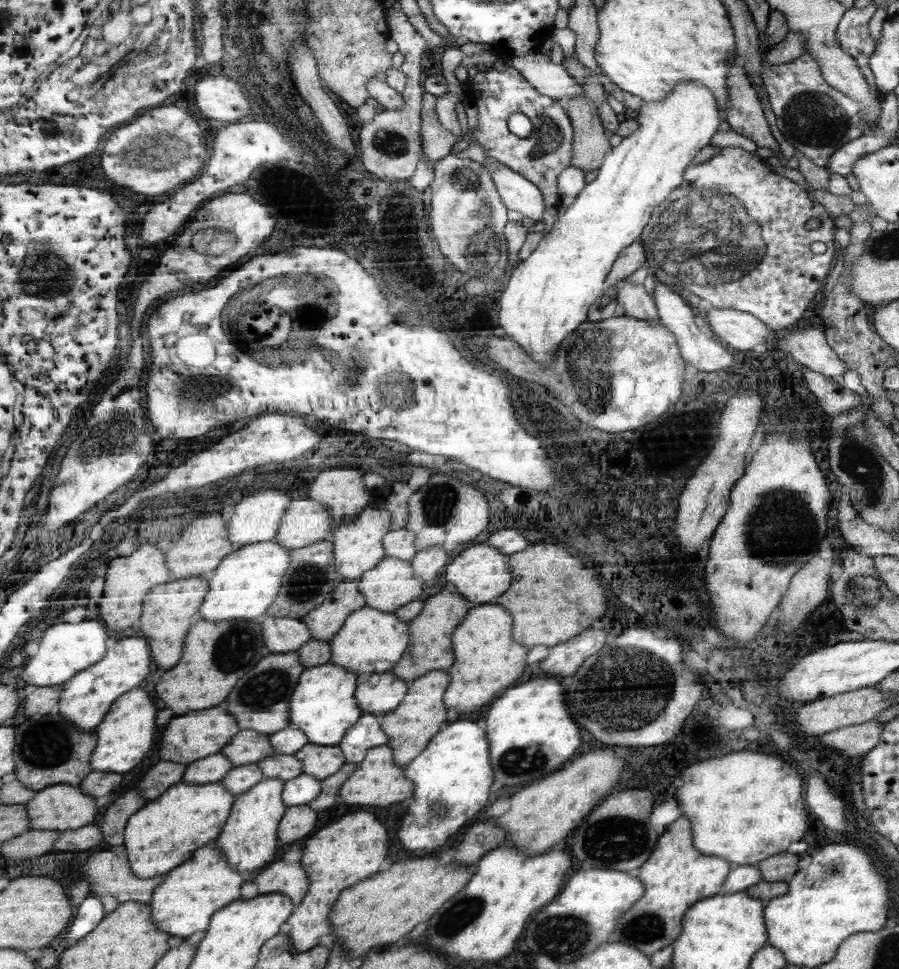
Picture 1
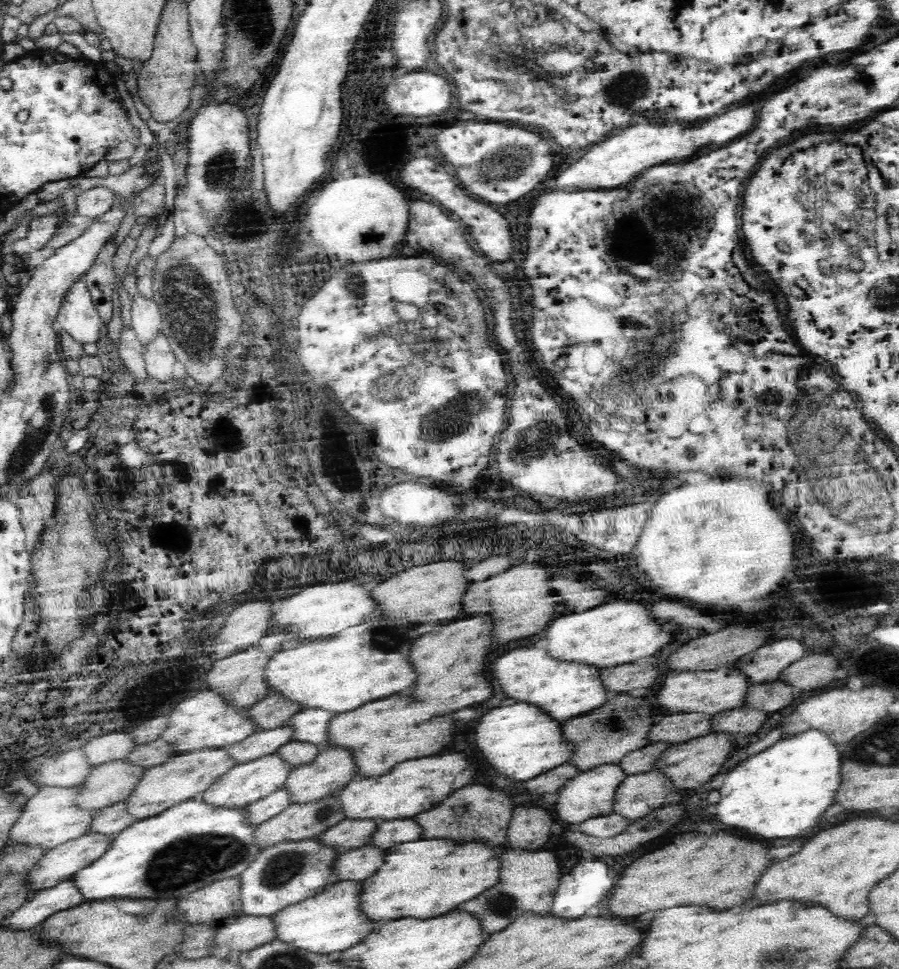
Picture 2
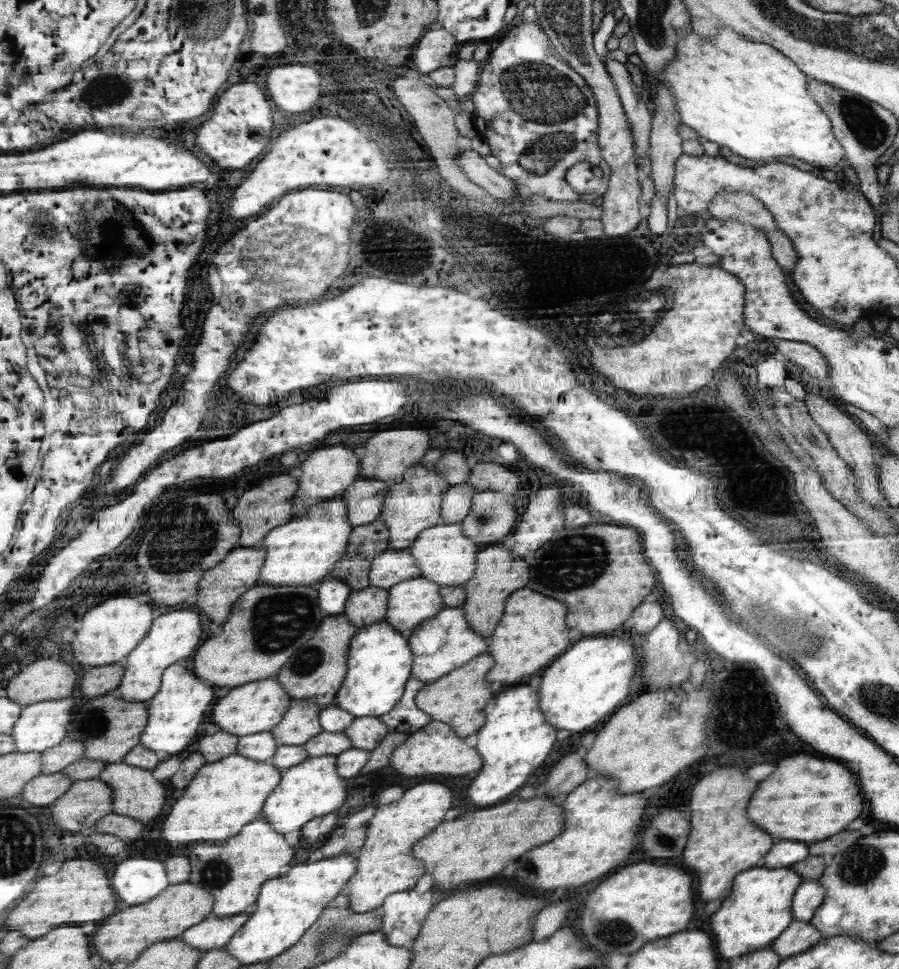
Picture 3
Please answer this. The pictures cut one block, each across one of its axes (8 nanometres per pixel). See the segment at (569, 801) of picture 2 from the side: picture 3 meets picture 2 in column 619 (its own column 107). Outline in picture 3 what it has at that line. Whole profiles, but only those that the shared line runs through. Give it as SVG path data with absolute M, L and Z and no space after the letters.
M122 761L106 765L102 769L102 773L98 775L98 780L108 784L114 794L112 813L128 816L140 822L150 822L160 814L160 810L162 810L162 784L158 780L154 780L152 771L138 768L138 766L130 766L130 763Z

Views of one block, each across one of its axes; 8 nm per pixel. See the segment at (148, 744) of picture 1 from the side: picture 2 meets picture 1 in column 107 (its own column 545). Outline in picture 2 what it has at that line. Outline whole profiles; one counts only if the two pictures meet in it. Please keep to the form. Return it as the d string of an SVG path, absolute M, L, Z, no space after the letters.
M504 704L480 714L474 726L474 748L498 774L524 782L561 765L570 756L571 745L563 740L561 726L562 723L544 716L534 705Z

